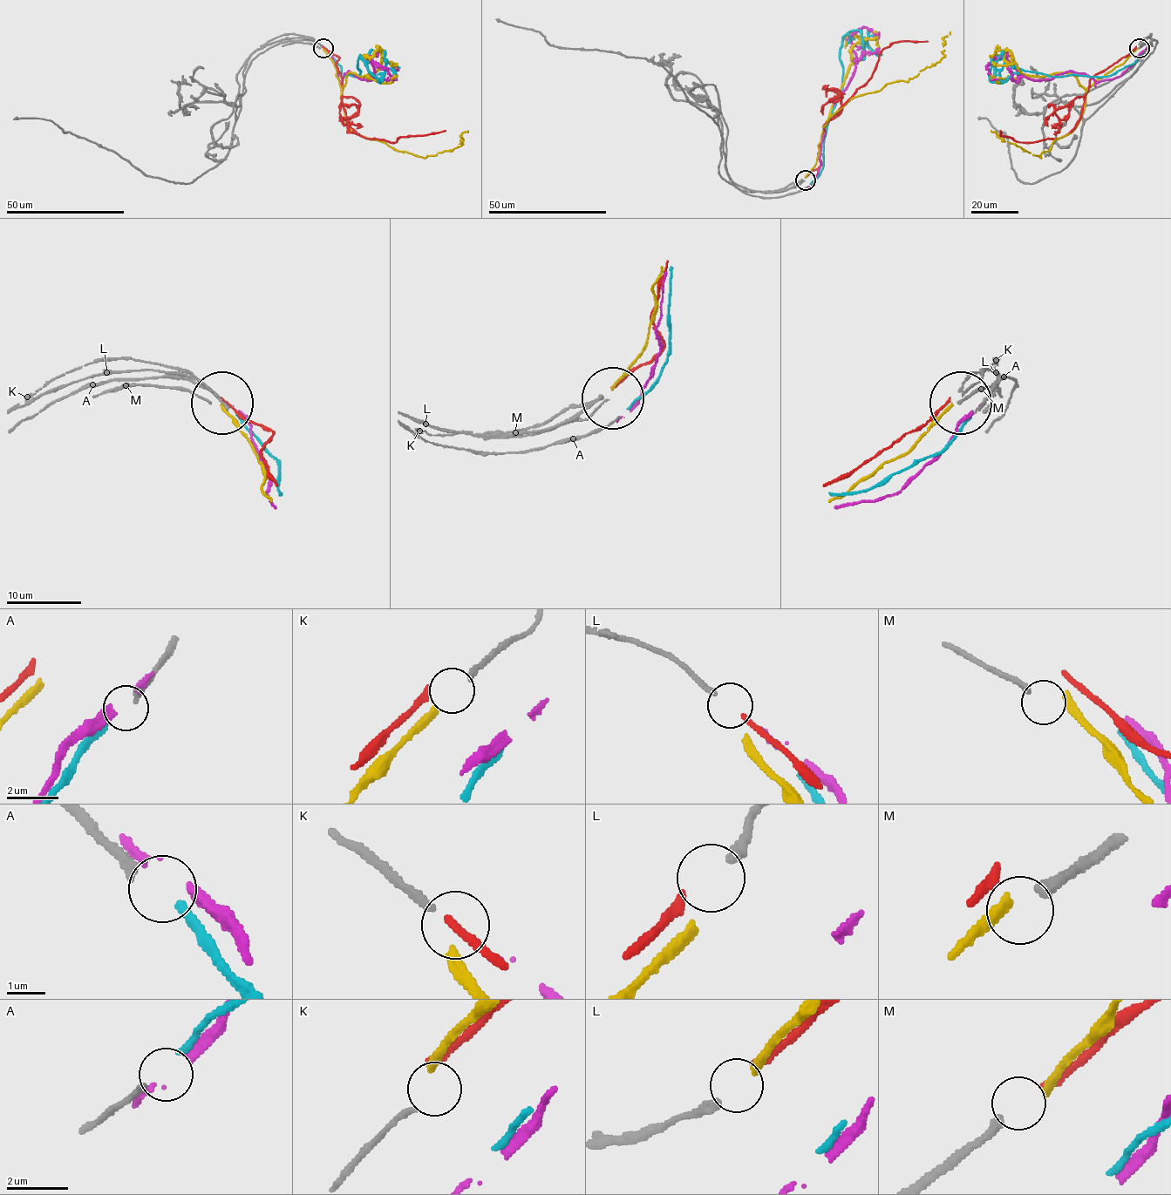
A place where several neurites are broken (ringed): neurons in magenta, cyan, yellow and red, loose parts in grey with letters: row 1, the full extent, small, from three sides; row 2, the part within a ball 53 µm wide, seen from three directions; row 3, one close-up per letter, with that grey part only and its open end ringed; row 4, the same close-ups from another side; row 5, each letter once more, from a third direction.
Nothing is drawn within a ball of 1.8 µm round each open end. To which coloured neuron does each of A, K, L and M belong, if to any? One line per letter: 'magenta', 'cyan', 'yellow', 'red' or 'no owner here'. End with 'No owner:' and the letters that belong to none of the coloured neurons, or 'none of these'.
A: no owner here
K: no owner here
L: red
M: no owner here
No owner: A, K, M

